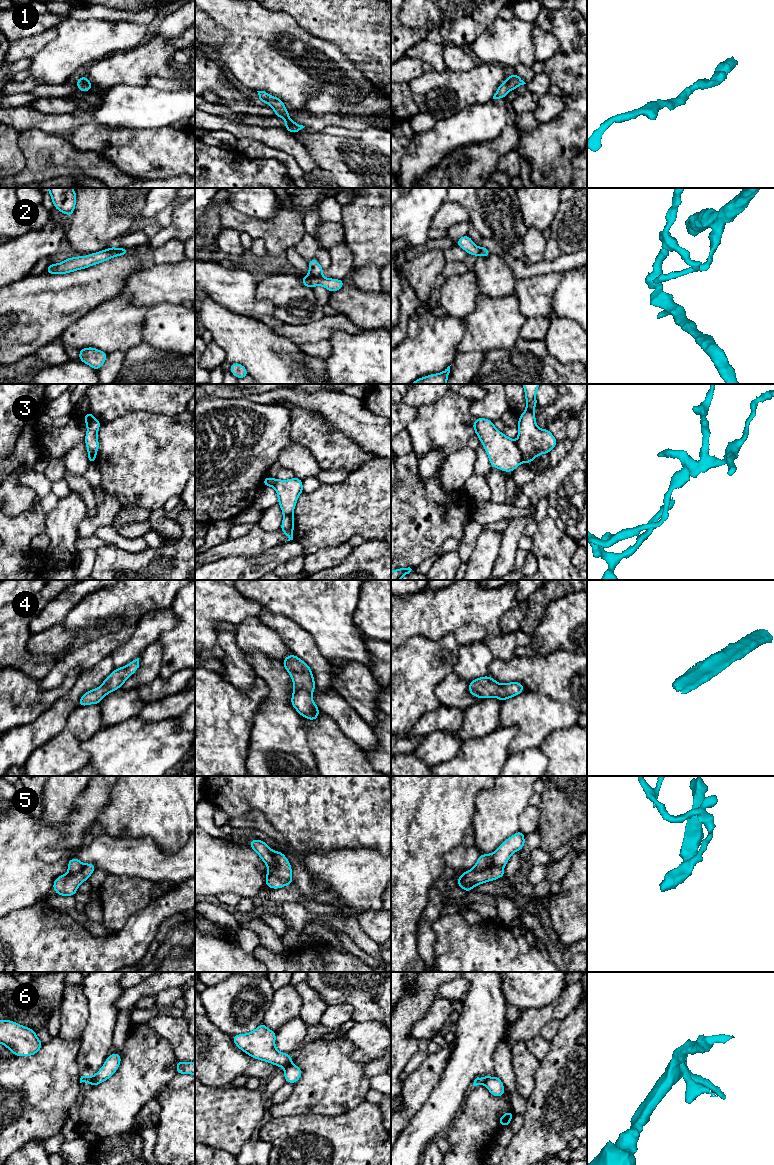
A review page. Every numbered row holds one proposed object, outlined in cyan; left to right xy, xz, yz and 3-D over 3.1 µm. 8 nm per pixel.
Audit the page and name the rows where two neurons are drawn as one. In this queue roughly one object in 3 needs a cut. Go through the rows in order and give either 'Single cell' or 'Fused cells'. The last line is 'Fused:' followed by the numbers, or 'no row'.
1: Single cell
2: Fused cells
3: Fused cells
4: Single cell
5: Fused cells
6: Fused cells
Fused: 2, 3, 5, 6

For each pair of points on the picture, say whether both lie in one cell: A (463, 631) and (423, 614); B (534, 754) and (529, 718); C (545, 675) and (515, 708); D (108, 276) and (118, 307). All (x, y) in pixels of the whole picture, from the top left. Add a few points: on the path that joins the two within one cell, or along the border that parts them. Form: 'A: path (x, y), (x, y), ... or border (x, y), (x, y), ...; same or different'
A: path (453, 621), (446, 614), (433, 614); same
B: border (538, 747), (530, 747), (510, 754); different
C: border (524, 689), (530, 692), (540, 692), (552, 699); different
D: border (121, 293), (93, 307); different

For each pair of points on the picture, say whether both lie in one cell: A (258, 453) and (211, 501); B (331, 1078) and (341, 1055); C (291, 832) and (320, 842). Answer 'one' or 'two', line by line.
A: one
B: one
C: one

